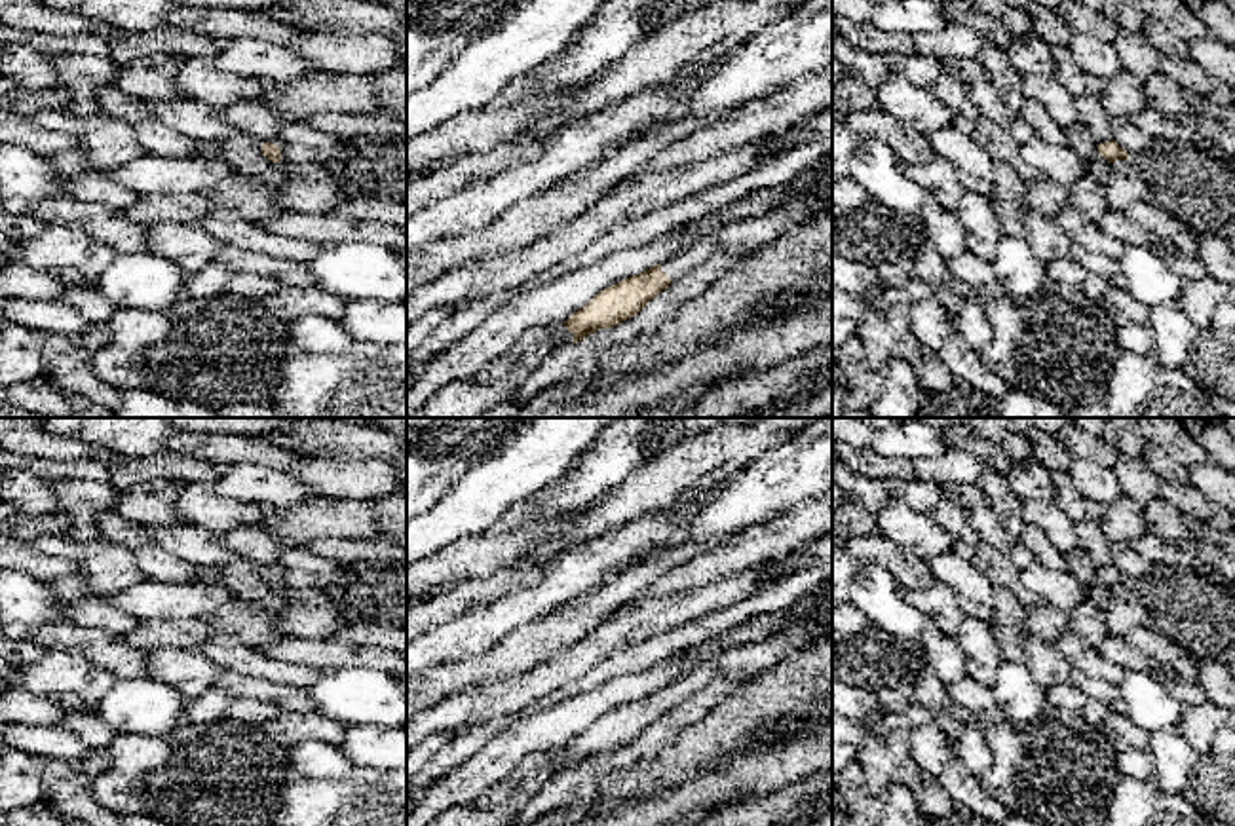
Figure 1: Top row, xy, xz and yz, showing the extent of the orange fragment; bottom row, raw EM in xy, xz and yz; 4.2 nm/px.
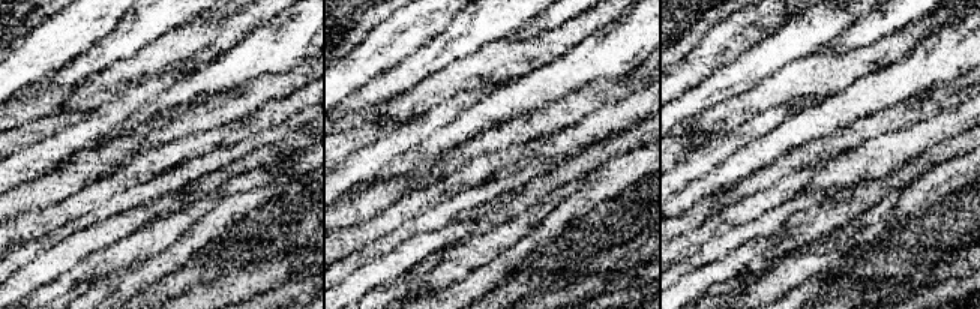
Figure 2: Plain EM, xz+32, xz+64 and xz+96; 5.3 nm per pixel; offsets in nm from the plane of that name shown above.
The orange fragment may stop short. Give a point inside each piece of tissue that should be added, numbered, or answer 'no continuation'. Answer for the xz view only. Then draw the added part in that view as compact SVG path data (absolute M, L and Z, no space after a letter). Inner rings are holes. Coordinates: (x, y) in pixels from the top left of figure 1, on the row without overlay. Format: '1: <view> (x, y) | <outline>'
1: xz (743, 661) | M832 600L777 627L766 640L714 653L692 672L680 674L663 685L659 689L661 697L674 708L716 680L747 680L808 648L813 634L828 623L832 623Z

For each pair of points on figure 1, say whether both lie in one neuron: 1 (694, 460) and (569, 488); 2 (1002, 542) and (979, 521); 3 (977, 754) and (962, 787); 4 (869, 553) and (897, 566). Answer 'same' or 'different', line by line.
1: different
2: same
3: different
4: same

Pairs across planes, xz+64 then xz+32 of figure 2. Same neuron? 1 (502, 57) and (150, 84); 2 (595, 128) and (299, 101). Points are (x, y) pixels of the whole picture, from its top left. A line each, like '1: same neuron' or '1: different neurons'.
1: different neurons
2: same neuron

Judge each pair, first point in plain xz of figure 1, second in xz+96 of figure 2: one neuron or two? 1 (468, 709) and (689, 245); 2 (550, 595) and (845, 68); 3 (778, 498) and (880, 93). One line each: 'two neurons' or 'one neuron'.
1: one neuron
2: two neurons
3: one neuron

